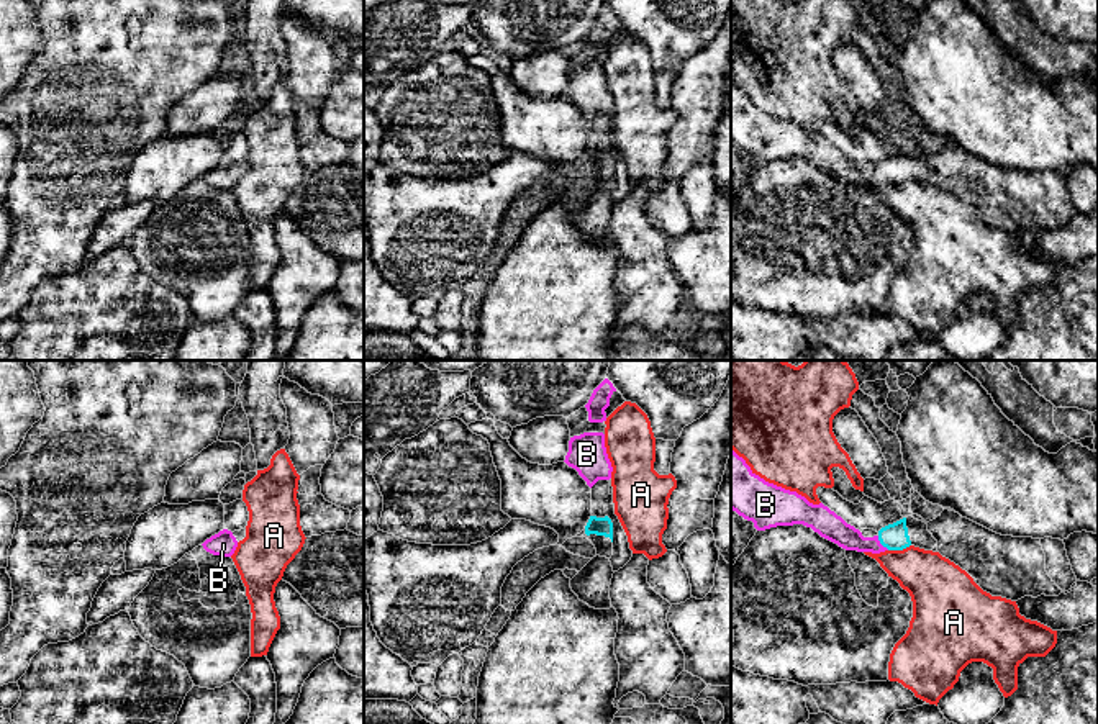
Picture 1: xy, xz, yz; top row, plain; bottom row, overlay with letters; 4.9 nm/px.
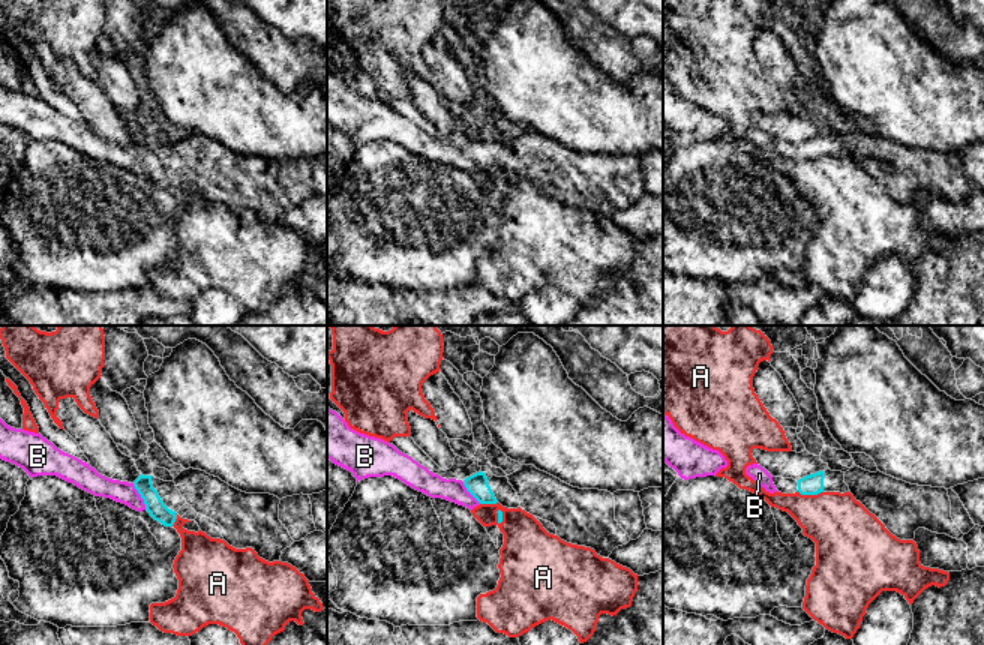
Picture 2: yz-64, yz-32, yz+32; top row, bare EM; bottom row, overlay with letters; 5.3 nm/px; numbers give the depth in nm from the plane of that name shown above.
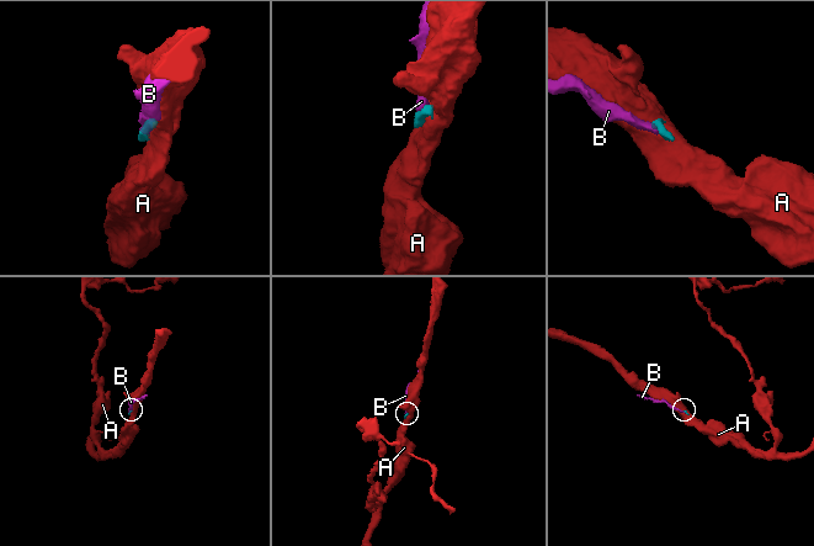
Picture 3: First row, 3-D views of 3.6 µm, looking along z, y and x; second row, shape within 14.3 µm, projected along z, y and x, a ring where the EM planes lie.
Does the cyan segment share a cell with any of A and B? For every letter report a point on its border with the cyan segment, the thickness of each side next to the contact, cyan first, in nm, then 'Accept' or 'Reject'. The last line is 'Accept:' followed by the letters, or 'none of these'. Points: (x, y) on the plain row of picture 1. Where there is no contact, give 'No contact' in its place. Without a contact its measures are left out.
A: Touches cyan at yz (898, 182). Thickness 130 nm (cyan) against 280 nm. Reject
B: Touches cyan at yz (882, 177). Thickness 130 nm (cyan) against 120 nm. Accept
Accept: B

